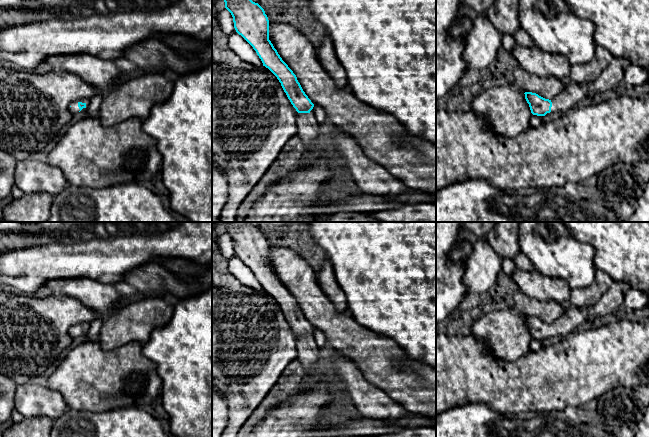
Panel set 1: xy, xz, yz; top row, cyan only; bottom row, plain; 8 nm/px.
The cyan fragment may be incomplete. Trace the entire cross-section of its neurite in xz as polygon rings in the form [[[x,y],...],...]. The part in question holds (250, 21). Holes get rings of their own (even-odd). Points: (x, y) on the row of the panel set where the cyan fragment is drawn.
[[[224,0],[224,2],[225,8],[233,17],[236,32],[253,47],[263,66],[277,77],[298,112],[297,135],[306,147],[306,155],[316,154],[322,141],[317,122],[310,115],[314,104],[303,91],[296,75],[282,60],[269,40],[269,20],[264,9],[252,0]]]

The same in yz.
[[[613,57],[610,64],[593,82],[572,83],[568,81],[566,90],[552,100],[532,92],[525,92],[525,99],[533,115],[545,116],[550,112],[567,112],[587,96],[598,93],[612,94],[613,90],[623,83],[626,65],[627,62],[624,59]]]

